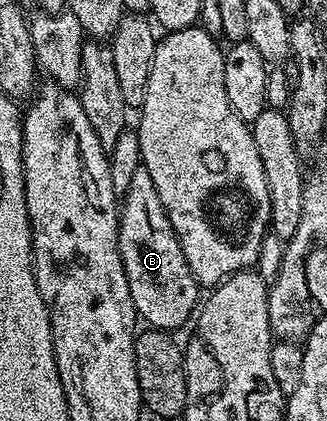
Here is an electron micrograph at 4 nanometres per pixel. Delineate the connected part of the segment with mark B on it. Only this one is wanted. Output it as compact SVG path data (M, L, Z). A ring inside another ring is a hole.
M143 166L131 179L129 189L122 197L118 215L120 257L126 270L130 298L136 307L137 317L156 330L180 328L188 319L189 323L197 311L202 288L186 262L186 254L182 254L180 237L174 234L170 218L158 198L158 190L154 190L154 182L150 182L150 174Z

